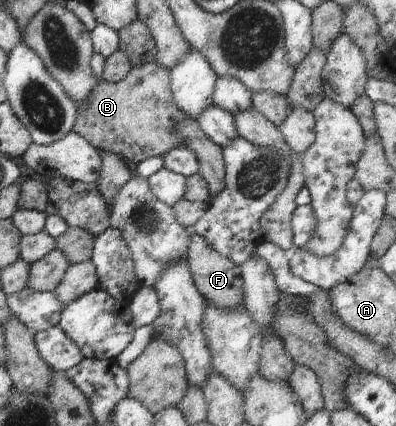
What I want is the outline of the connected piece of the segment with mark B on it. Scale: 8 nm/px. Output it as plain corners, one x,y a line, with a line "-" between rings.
150,62
140,67
133,67
130,74
119,83
109,83
103,79
98,80
98,85
90,91
84,105
80,105
80,108
76,109
73,132
84,137
86,142
90,143
94,149
116,153
134,164
150,157
164,157
168,151
182,147
182,141
176,135
176,133
179,133
179,131
176,131
176,123
180,125
184,119
192,119
192,117
176,106
170,89
168,71
160,63

